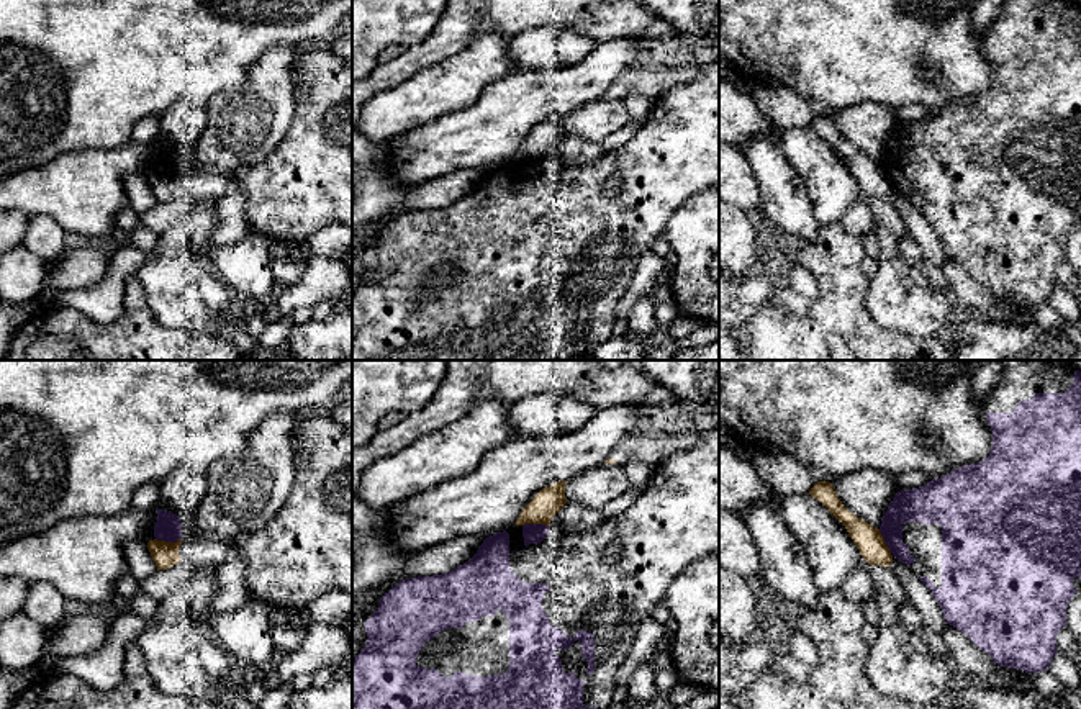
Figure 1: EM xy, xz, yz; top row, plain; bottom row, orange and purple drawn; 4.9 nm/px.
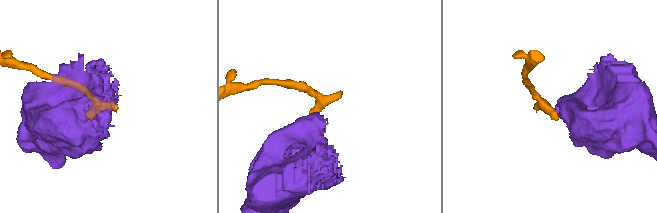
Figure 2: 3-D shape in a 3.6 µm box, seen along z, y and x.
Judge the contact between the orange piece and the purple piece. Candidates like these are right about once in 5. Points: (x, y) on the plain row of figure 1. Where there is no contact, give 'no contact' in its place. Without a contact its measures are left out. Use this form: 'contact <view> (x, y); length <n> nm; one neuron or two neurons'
contact xy (169, 176); length 130 nm; two neurons

